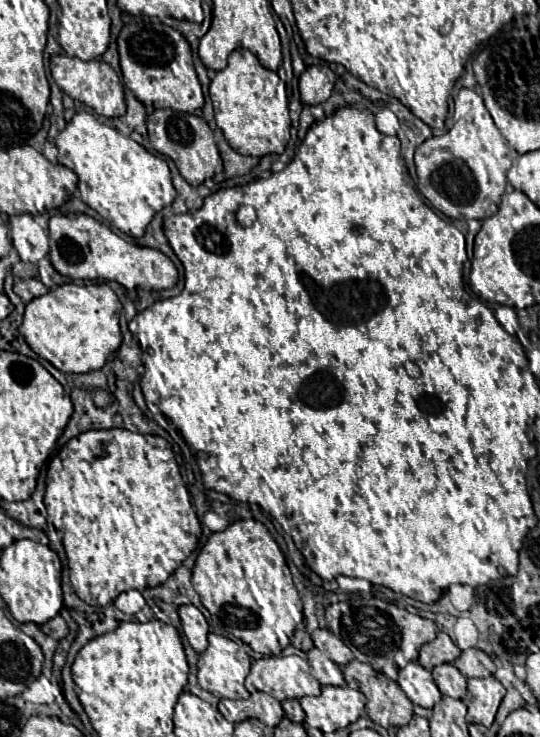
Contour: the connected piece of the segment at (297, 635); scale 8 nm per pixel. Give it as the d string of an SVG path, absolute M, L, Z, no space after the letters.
M296 630L291 638L291 643L304 652L308 652L314 646L310 634L304 630Z

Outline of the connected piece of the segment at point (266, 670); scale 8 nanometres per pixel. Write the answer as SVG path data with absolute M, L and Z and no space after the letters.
M268 656L252 662L246 678L246 688L252 686L260 692L274 696L276 700L318 696L320 684L310 674L308 660L300 656Z

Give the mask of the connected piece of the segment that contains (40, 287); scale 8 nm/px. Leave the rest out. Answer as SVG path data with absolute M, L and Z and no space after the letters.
M30 278L30 280L18 280L14 284L14 292L22 298L22 302L30 302L32 298L46 294L48 288L38 278Z

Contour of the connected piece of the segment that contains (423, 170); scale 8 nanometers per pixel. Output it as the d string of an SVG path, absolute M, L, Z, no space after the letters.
M462 88L454 98L454 126L444 136L432 136L426 142L422 142L416 148L414 162L416 162L416 174L418 174L418 184L416 184L418 190L436 210L440 210L444 216L454 220L456 218L478 220L478 218L494 216L494 212L498 212L500 198L506 190L506 172L512 166L504 136L498 132L482 98L468 88Z

